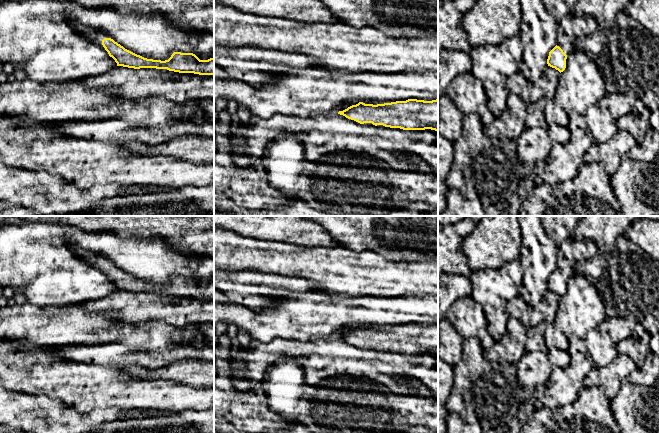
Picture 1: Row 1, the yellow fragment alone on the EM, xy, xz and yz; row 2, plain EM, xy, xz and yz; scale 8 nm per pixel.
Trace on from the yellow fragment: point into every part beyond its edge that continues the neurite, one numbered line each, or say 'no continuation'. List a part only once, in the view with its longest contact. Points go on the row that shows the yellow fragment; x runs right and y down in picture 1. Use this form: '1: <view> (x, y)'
1: xy (86, 30)

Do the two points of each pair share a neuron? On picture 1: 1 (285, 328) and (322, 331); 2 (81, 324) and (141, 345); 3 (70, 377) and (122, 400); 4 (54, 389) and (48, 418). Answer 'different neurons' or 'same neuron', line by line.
1: same neuron
2: different neurons
3: same neuron
4: different neurons

